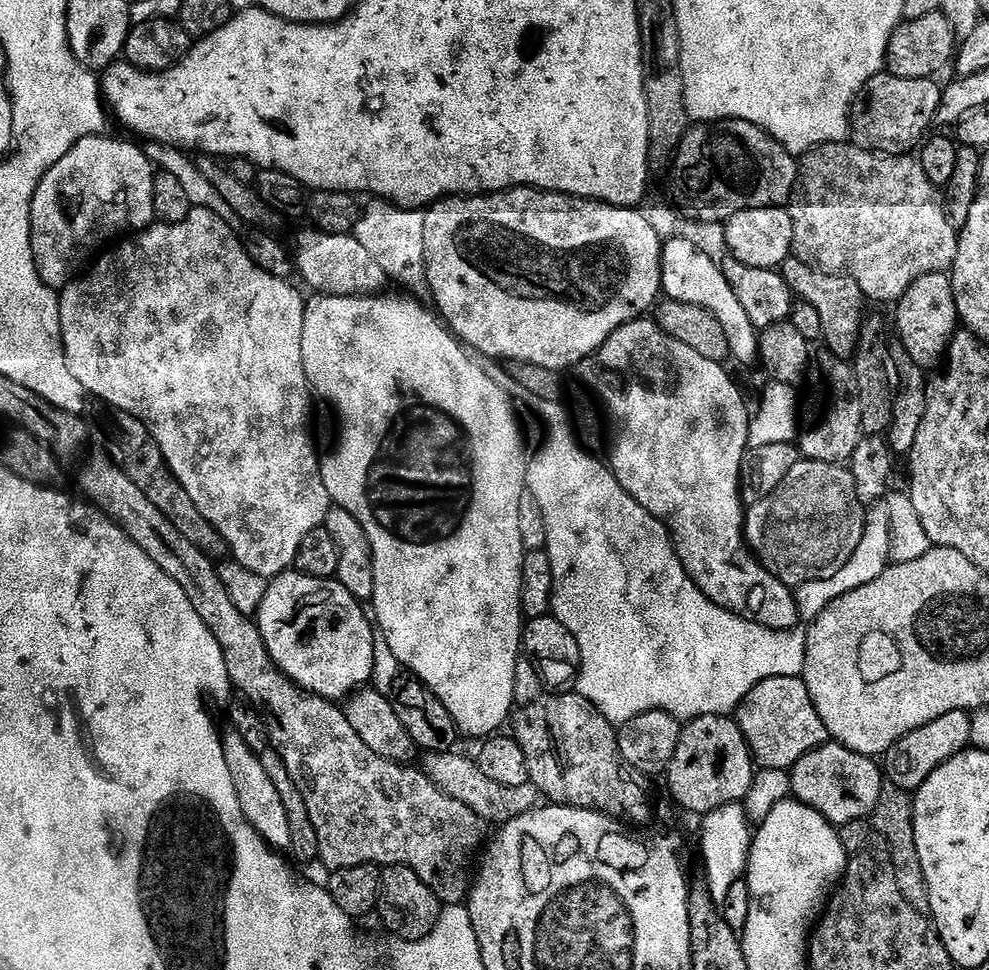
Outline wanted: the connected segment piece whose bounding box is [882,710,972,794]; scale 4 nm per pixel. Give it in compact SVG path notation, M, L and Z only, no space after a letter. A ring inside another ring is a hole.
M954 710L950 714L942 714L942 718L934 718L934 722L926 722L926 726L918 726L910 734L906 734L882 757L882 771L887 783L898 786L906 790L909 794L914 794L950 758L954 758L959 752L965 751L971 745L970 722L971 715L962 710Z

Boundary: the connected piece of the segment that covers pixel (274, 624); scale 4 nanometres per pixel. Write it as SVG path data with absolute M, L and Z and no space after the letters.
M289 570L267 585L254 619L260 626L268 657L281 675L287 676L305 694L340 702L372 679L377 633L364 608L339 580L319 580Z

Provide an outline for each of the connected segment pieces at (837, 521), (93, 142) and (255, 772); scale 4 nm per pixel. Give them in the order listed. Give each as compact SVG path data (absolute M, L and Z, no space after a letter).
M801 459L782 478L778 490L769 496L761 496L746 512L743 535L748 536L748 544L752 547L751 555L778 582L782 582L793 590L806 582L834 578L854 558L854 550L858 550L858 542L862 542L862 534L866 523L866 512L855 492L855 479L847 467L839 464L826 464L813 460Z
M108 134L87 136L78 141L40 179L32 199L32 249L36 269L46 287L64 289L97 255L96 248L103 249L125 234L142 232L149 227L156 220L156 177L143 147L111 140Z
M229 734L229 736L223 737L223 742L226 766L230 766L230 779L234 781L234 794L238 794L238 806L244 817L248 819L249 829L255 835L257 832L272 847L272 850L280 850L276 848L291 849L288 811L274 782L270 782L270 774L266 774L259 757L244 744L243 738Z

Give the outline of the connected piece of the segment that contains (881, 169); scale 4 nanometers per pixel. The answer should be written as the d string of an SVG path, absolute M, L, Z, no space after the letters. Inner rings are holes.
M845 142L842 144L824 144L821 148L813 148L811 152L805 152L798 160L798 171L796 173L796 185L792 191L792 197L787 205L790 218L794 222L794 242L792 251L795 259L808 264L817 272L827 272L829 276L849 276L858 282L862 294L869 301L877 300L880 304L891 305L898 302L910 290L910 286L918 278L935 272L947 273L951 269L960 237L958 230L950 226L946 218L946 210L941 193L932 185L930 178L922 170L919 159L911 155L885 156L883 152L868 152L865 148L856 147L855 143Z

